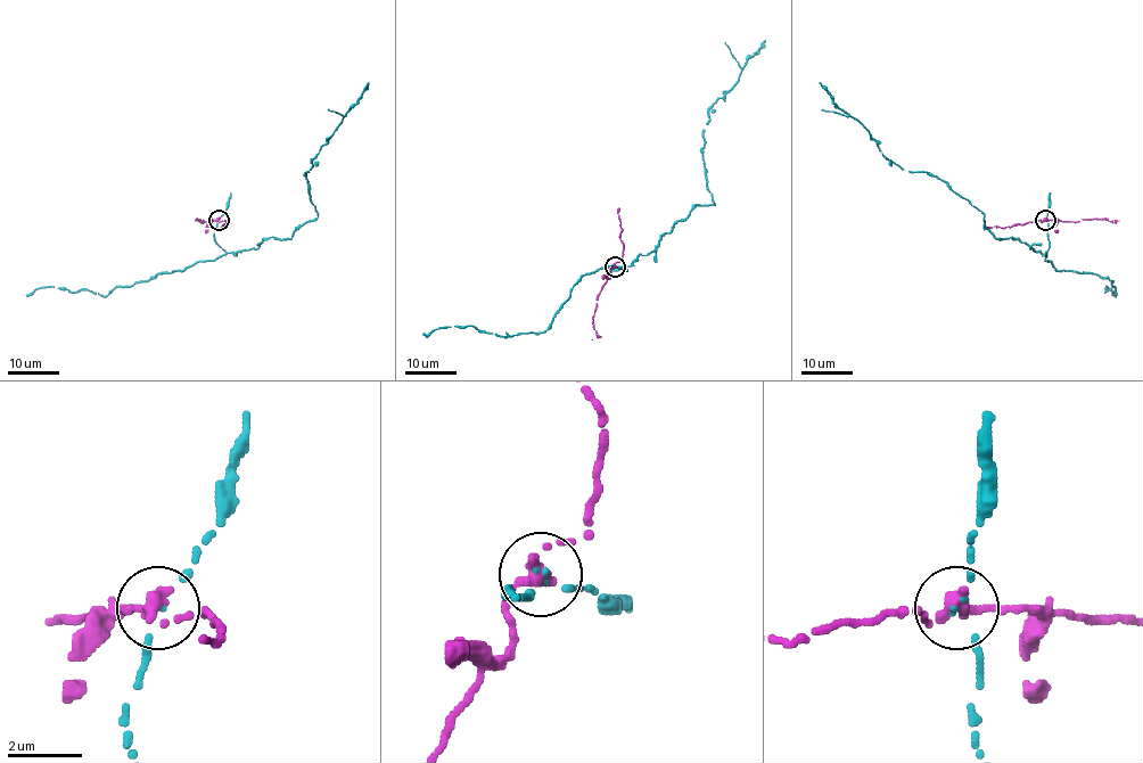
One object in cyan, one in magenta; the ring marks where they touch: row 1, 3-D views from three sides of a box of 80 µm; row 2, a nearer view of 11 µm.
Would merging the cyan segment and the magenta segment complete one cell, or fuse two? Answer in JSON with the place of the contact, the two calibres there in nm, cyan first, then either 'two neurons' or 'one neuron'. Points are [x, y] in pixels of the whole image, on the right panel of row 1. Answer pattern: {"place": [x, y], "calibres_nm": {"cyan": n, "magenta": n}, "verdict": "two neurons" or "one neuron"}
{"place": [1045, 220], "calibres_nm": {"cyan": 80, "magenta": 460}, "verdict": "two neurons"}

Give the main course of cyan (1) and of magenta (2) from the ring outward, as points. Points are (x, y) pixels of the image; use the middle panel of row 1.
1: (616, 267), (656, 249), (696, 205), (714, 205), (701, 149), (708, 109), (733, 87), (765, 40)
2: (615, 267), (597, 300), (593, 318), (597, 338), (592, 339)

